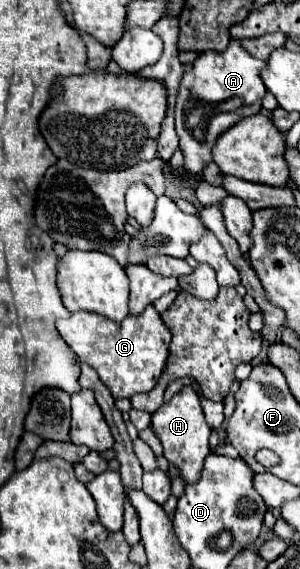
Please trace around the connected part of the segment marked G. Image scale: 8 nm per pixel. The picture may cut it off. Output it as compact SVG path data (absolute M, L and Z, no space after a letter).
M148 306L138 316L126 316L122 322L112 322L94 312L72 312L70 318L56 320L56 330L80 362L86 362L98 372L102 384L114 398L130 398L138 392L150 392L168 358L170 330L164 326L154 306Z

